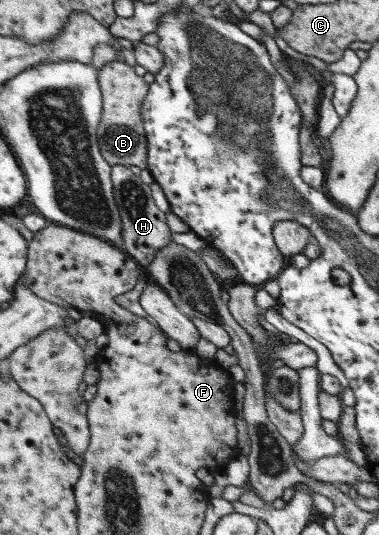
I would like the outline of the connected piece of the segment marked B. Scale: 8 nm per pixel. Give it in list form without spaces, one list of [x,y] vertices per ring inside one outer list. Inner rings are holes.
[[[120,60],[107,62],[99,69],[102,93],[102,116],[97,129],[98,144],[105,161],[112,166],[136,165],[148,167],[148,141],[141,117],[141,106],[148,94],[148,83],[137,75],[134,68]]]

